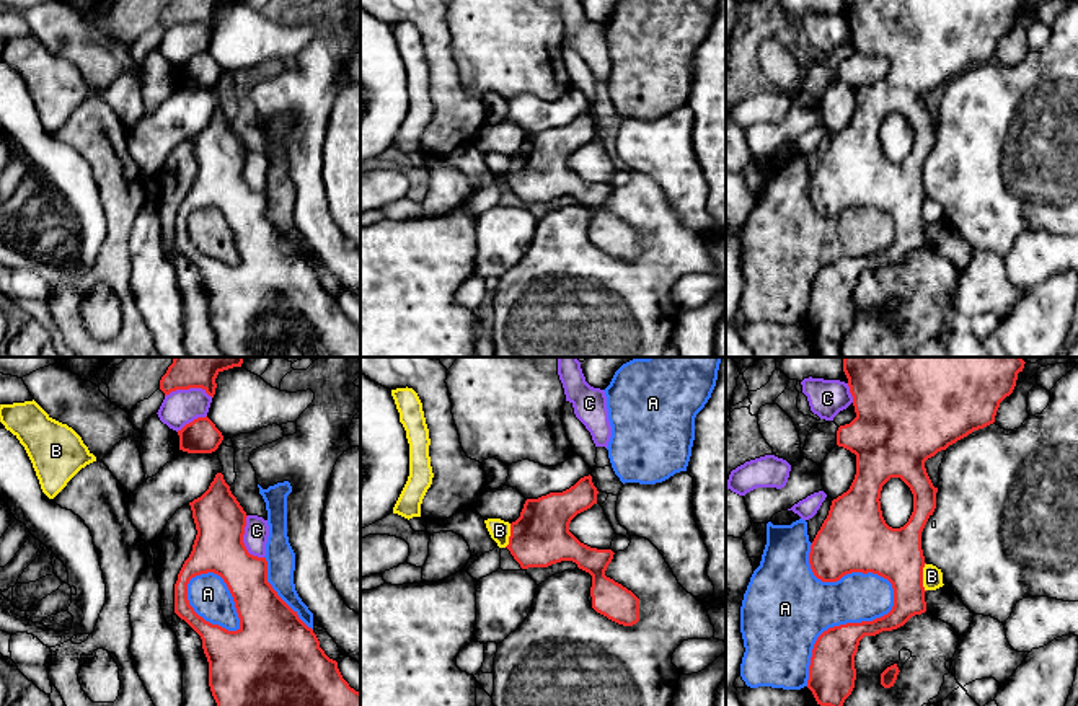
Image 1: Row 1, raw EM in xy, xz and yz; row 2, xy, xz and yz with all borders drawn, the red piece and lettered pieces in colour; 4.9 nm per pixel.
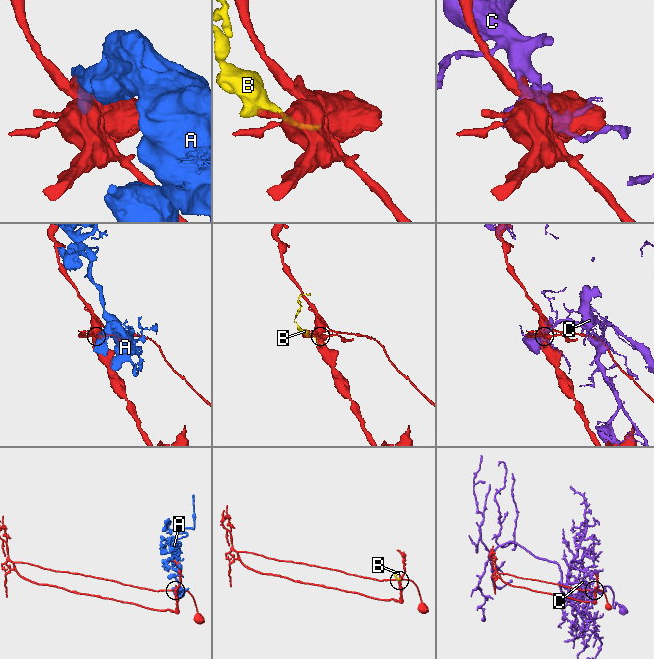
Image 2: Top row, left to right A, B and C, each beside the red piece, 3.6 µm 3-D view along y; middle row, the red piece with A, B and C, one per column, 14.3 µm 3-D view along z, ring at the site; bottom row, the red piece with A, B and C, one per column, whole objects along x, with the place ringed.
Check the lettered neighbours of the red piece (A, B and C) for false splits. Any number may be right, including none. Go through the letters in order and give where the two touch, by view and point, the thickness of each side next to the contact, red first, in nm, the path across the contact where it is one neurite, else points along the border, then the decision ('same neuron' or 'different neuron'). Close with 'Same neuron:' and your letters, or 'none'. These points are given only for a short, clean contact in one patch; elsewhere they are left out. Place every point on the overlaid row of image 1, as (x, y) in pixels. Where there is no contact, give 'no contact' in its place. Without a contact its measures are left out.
A: meets red in yz at (894, 604); 260 nm thick on the red side, 240 nm on the other; different neuron
B: meets red in yz at (922, 578); 260 nm thick on the red side, 100 nm on the other; different neuron
C: meets red in xy at (242, 542); 240 nm thick on the red side, 120 nm on the other; different neuron
Same neuron: none

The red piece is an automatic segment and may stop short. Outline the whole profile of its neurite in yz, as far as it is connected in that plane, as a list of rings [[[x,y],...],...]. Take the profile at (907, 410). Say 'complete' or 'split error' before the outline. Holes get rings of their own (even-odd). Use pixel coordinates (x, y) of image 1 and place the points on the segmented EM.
complete | [[[845,357],[843,372],[848,378],[856,417],[837,430],[837,445],[856,455],[856,474],[846,492],[832,501],[827,518],[817,532],[809,553],[809,564],[822,582],[837,582],[851,572],[873,572],[892,584],[892,610],[873,621],[846,623],[824,631],[812,649],[807,688],[820,706],[843,706],[856,680],[855,655],[864,636],[876,636],[903,626],[912,616],[926,611],[921,549],[921,532],[936,509],[938,488],[933,486],[925,461],[938,452],[967,437],[974,430],[995,422],[1000,403],[1016,386],[1024,368],[1021,357]],[[890,478],[900,478],[913,494],[913,512],[900,528],[886,523],[881,510],[881,491]]]

